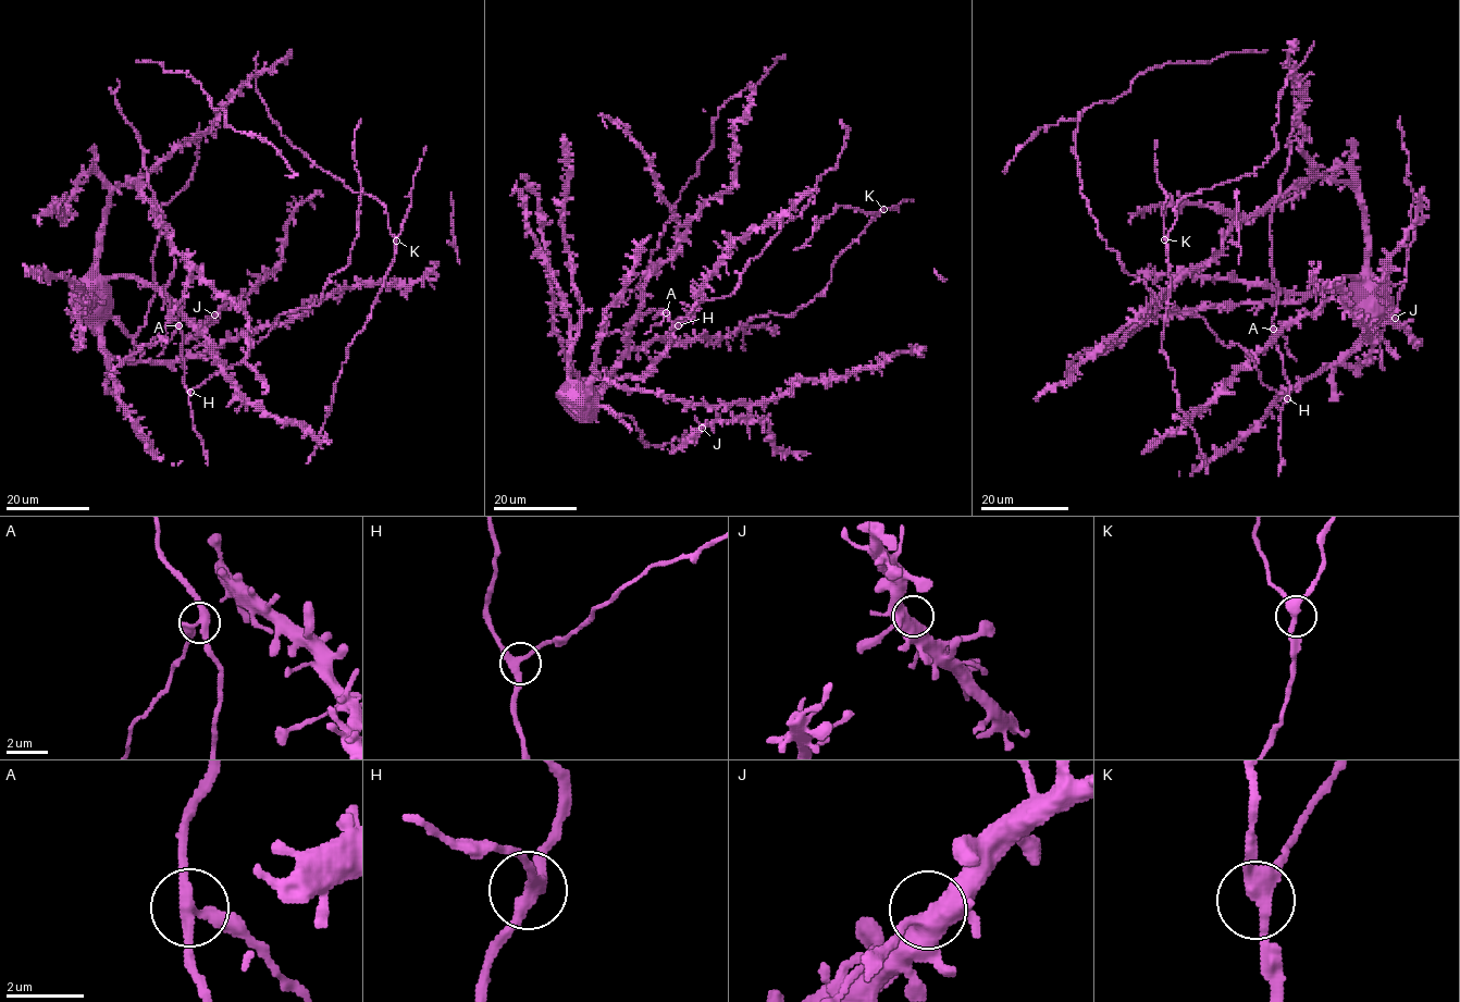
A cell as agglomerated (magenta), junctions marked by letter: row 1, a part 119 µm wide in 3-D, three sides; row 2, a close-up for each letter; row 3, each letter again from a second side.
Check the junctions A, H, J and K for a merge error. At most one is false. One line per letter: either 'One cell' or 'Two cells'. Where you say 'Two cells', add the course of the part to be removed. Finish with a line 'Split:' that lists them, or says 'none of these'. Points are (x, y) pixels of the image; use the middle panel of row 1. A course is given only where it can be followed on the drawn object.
A: Two cells. Course of the part to remove: (666, 312), (659, 325), (654, 324), (645, 334)
H: One cell
J: One cell
K: One cell
Split: A

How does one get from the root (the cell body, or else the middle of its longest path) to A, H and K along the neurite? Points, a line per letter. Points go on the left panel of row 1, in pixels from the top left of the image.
A: (89, 297), (85, 289), (99, 276), (107, 196), (137, 182), (162, 213), (175, 261), (166, 293), (178, 325)
H: (89, 297), (107, 196), (137, 182), (162, 213), (175, 261), (166, 293), (190, 392)
K: (89, 297), (107, 196), (199, 137), (255, 76), (281, 133), (346, 187), (376, 198), (396, 240)

